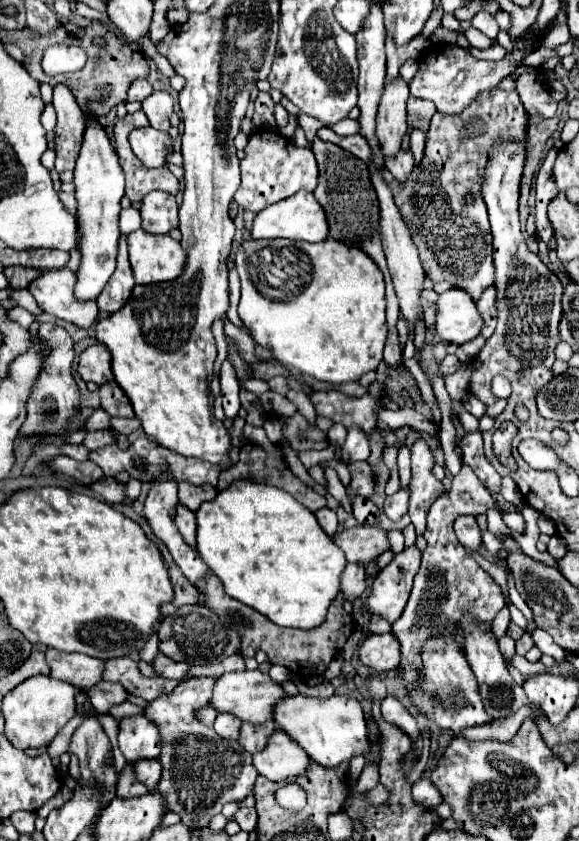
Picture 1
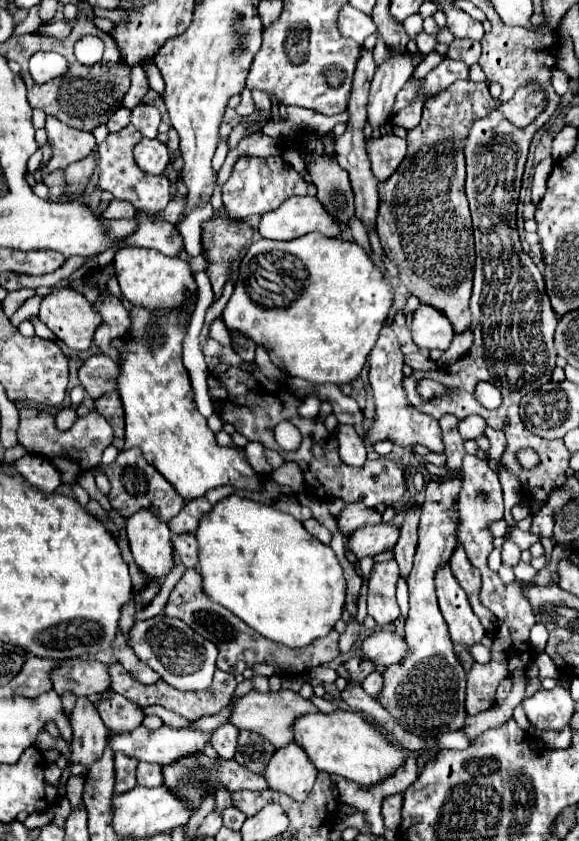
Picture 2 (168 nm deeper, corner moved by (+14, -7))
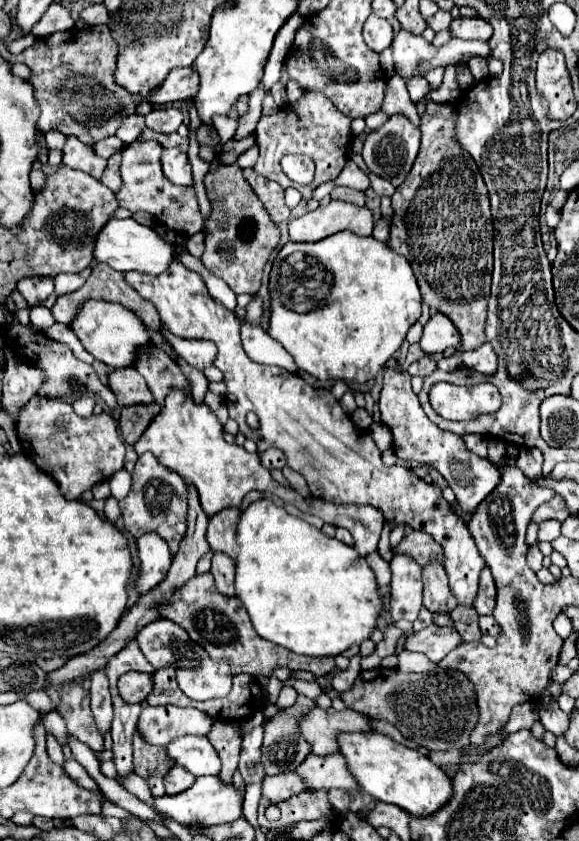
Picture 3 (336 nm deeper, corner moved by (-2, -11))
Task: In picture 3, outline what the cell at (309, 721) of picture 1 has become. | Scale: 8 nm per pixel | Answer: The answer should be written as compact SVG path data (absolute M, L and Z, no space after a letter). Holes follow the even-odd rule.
M380 731L338 733L336 741L352 777L374 799L394 803L406 809L410 815L430 815L448 803L448 797L452 795L450 777L418 749L400 745Z

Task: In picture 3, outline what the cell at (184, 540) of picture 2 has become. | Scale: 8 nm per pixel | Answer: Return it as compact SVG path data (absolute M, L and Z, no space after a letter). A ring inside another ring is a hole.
M214 551L210 573L216 579L218 591L232 597L234 595L234 565L232 565L232 557L228 557L226 553Z

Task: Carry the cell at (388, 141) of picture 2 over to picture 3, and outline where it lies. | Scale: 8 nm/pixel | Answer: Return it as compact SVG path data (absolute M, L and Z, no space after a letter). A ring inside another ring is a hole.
M392 115L382 127L378 127L366 137L362 157L372 173L384 177L394 187L398 187L410 173L414 159L418 155L418 149L420 149L420 129L414 127L404 115Z

